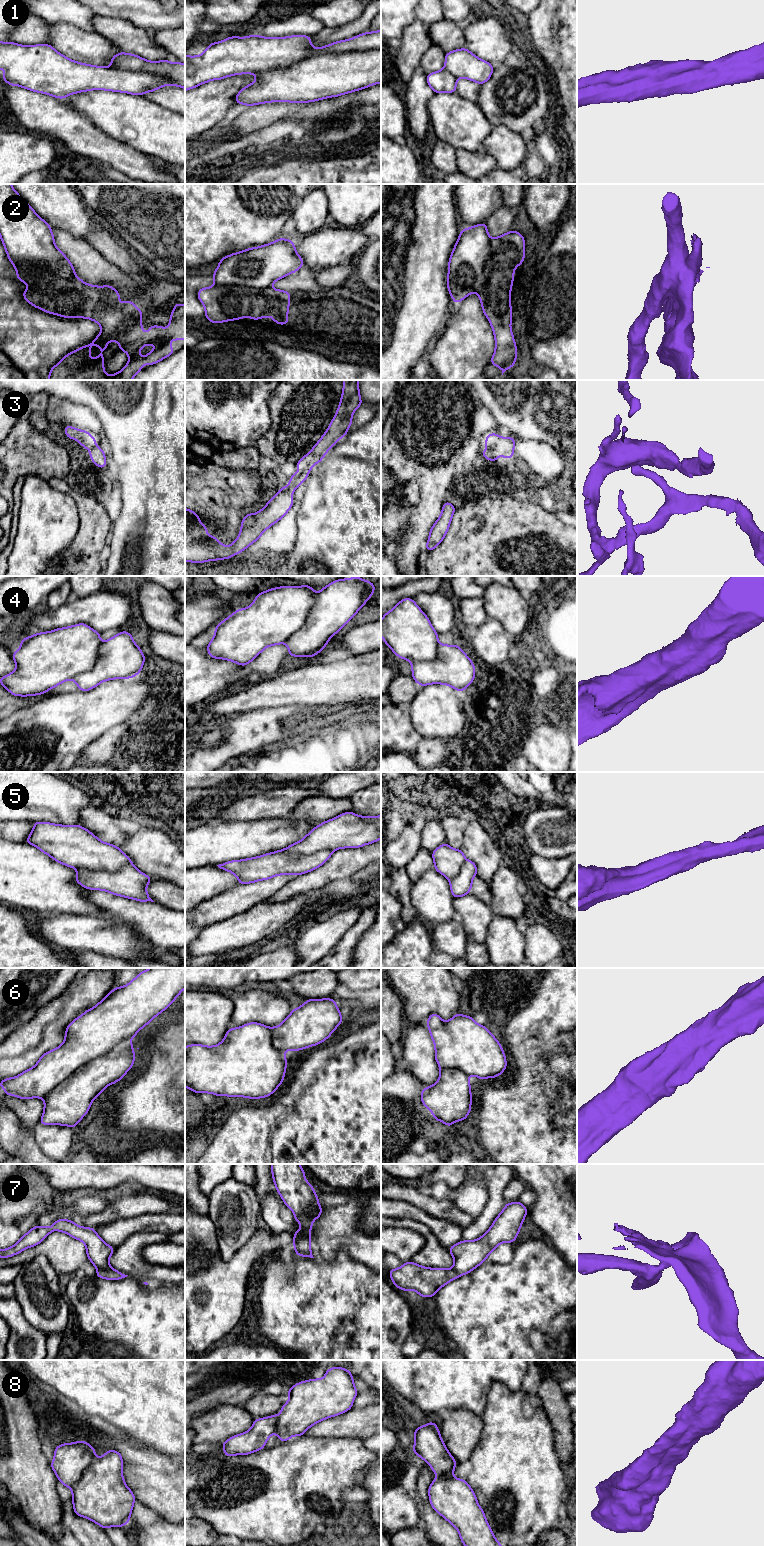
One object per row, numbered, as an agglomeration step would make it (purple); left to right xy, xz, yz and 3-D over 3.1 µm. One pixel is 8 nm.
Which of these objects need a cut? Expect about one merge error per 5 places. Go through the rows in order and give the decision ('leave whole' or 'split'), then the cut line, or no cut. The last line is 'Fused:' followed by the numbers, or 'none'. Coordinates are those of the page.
1: leave whole; no cut
2: split; cut in xy along (14, 265), (45, 266), (46, 287), (75, 276)
3: leave whole; no cut
4: leave whole; no cut
5: leave whole; no cut
6: leave whole; no cut
7: split; cut in xz along (294, 1237), (307, 1237), (309, 1239)
8: leave whole; no cut
Fused: 2, 7

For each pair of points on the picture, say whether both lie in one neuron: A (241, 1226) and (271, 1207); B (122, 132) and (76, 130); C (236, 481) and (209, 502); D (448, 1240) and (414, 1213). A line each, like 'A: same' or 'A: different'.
A: different
B: same
C: same
D: same

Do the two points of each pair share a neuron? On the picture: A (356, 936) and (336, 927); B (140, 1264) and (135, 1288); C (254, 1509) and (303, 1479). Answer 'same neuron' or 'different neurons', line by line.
A: different neurons
B: different neurons
C: same neuron

